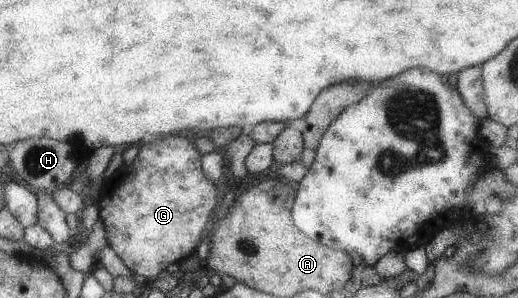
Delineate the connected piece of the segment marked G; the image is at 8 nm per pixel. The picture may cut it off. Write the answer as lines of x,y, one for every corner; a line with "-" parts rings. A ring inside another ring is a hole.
168,136
164,140
154,140
144,146
142,156
132,164
124,164
118,172
105,179
99,200
99,218
107,233
107,242
114,252
124,260
124,264
141,279
161,277
168,264
179,263
194,254
197,246
209,231
213,214
217,209
216,184
204,174
203,154
196,148
194,139

